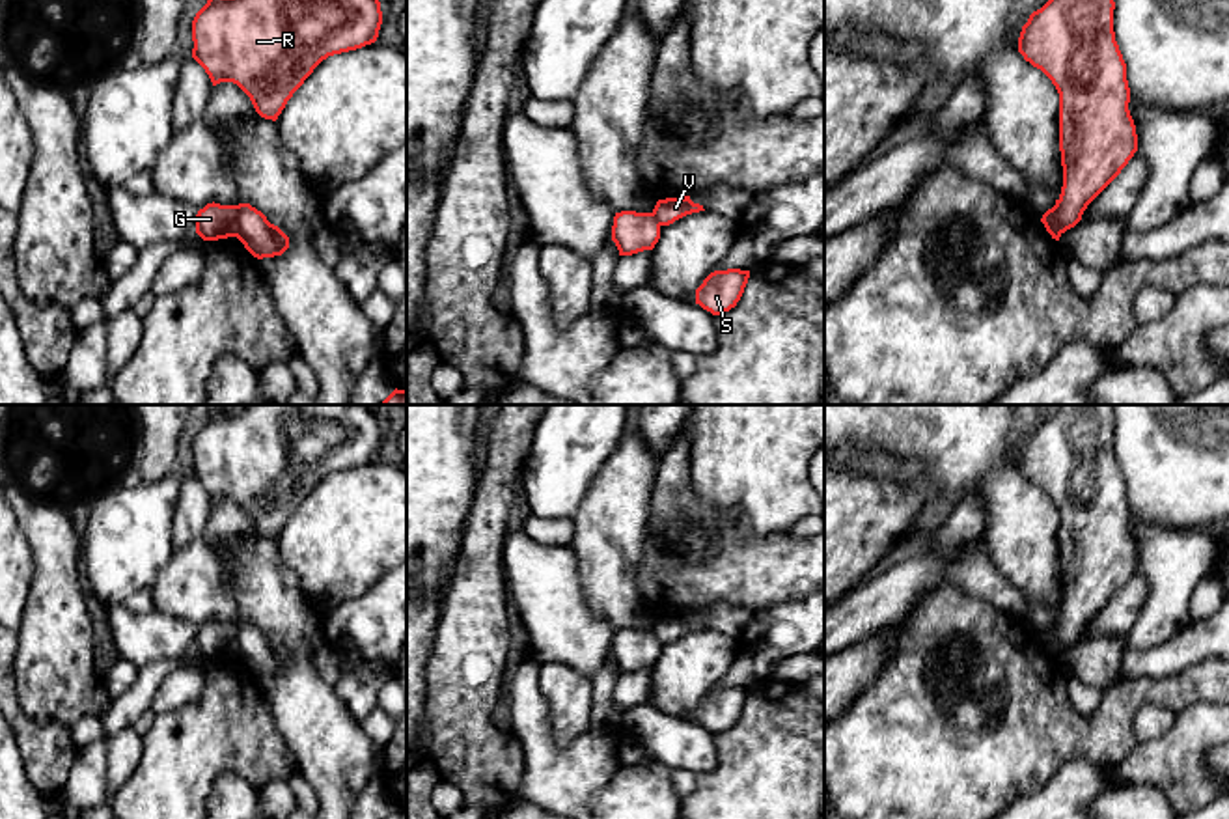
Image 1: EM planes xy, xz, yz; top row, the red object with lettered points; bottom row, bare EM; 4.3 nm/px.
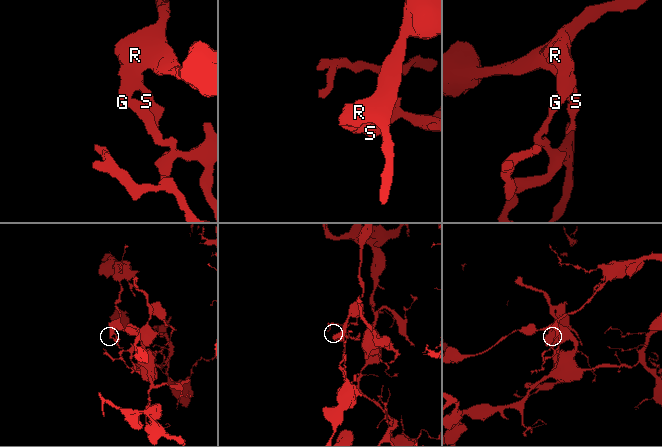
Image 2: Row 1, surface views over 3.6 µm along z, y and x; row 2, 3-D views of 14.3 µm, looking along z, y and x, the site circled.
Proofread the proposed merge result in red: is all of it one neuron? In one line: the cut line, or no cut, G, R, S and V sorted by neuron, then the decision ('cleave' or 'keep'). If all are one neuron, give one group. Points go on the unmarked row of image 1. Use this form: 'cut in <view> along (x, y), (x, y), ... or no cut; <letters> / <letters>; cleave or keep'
cut in xy along (241, 622), (234, 653); G R S / V; cleave

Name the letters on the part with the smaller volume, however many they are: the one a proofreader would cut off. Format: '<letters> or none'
V

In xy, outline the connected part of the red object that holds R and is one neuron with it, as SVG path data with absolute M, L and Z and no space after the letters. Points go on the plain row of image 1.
M242 405L233 414L211 412L196 431L192 476L213 504L237 502L261 535L276 539L323 478L375 461L380 442L371 405Z

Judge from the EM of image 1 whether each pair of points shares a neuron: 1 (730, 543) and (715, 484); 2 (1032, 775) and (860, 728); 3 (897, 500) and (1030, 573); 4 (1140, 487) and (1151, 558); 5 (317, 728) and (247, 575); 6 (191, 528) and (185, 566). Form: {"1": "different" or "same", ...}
{"1": "different", "2": "same", "3": "different", "4": "different", "5": "same", "6": "different"}

